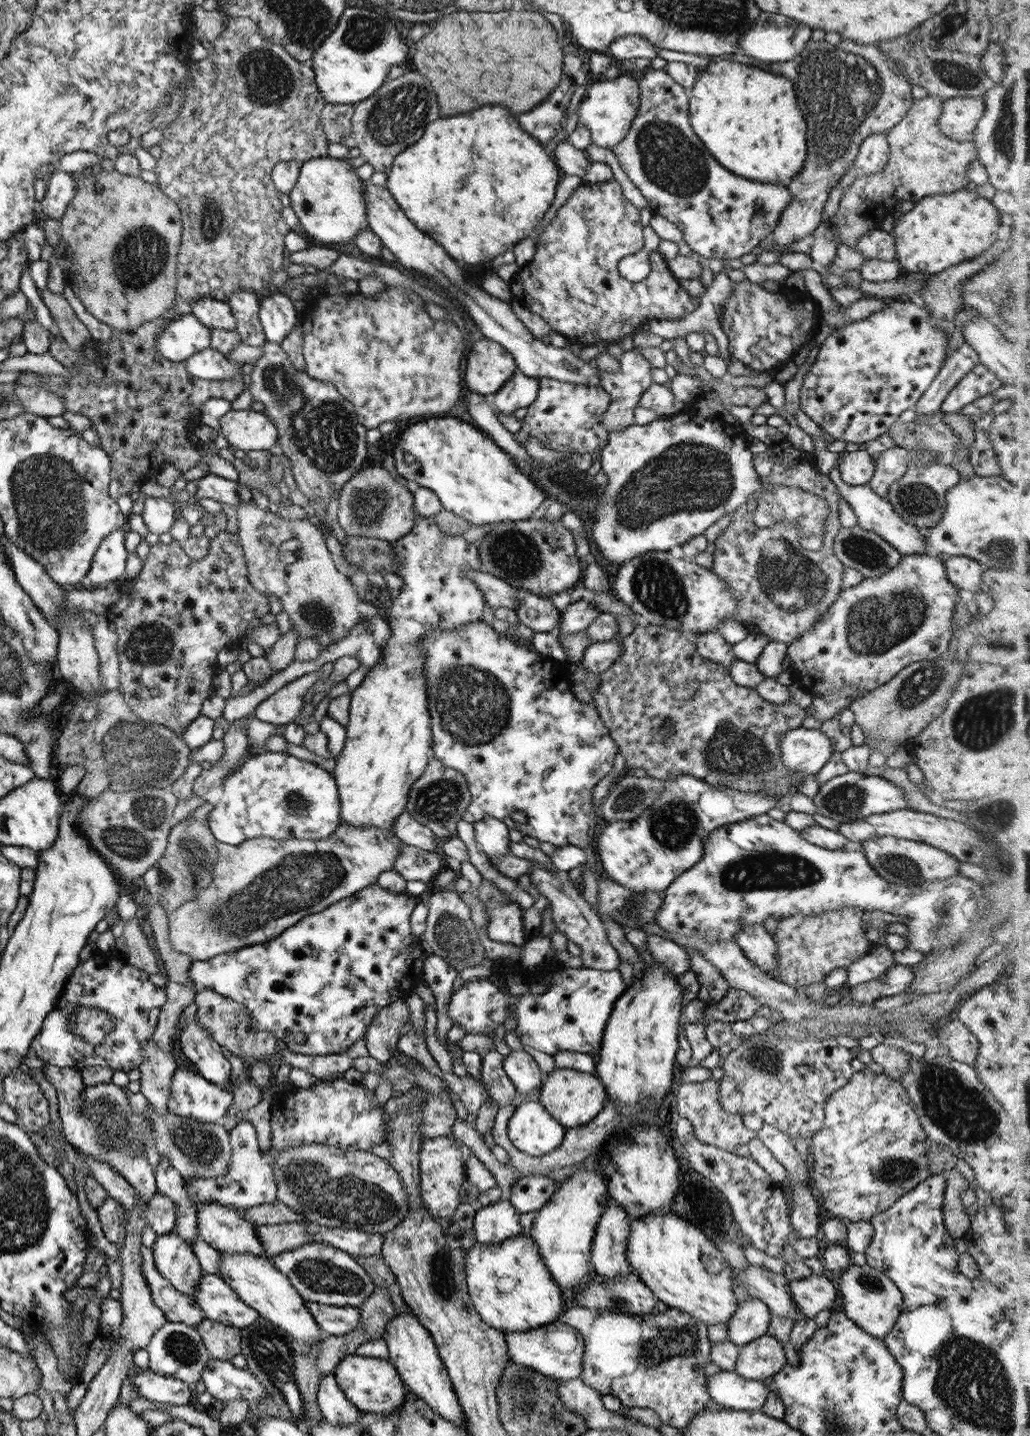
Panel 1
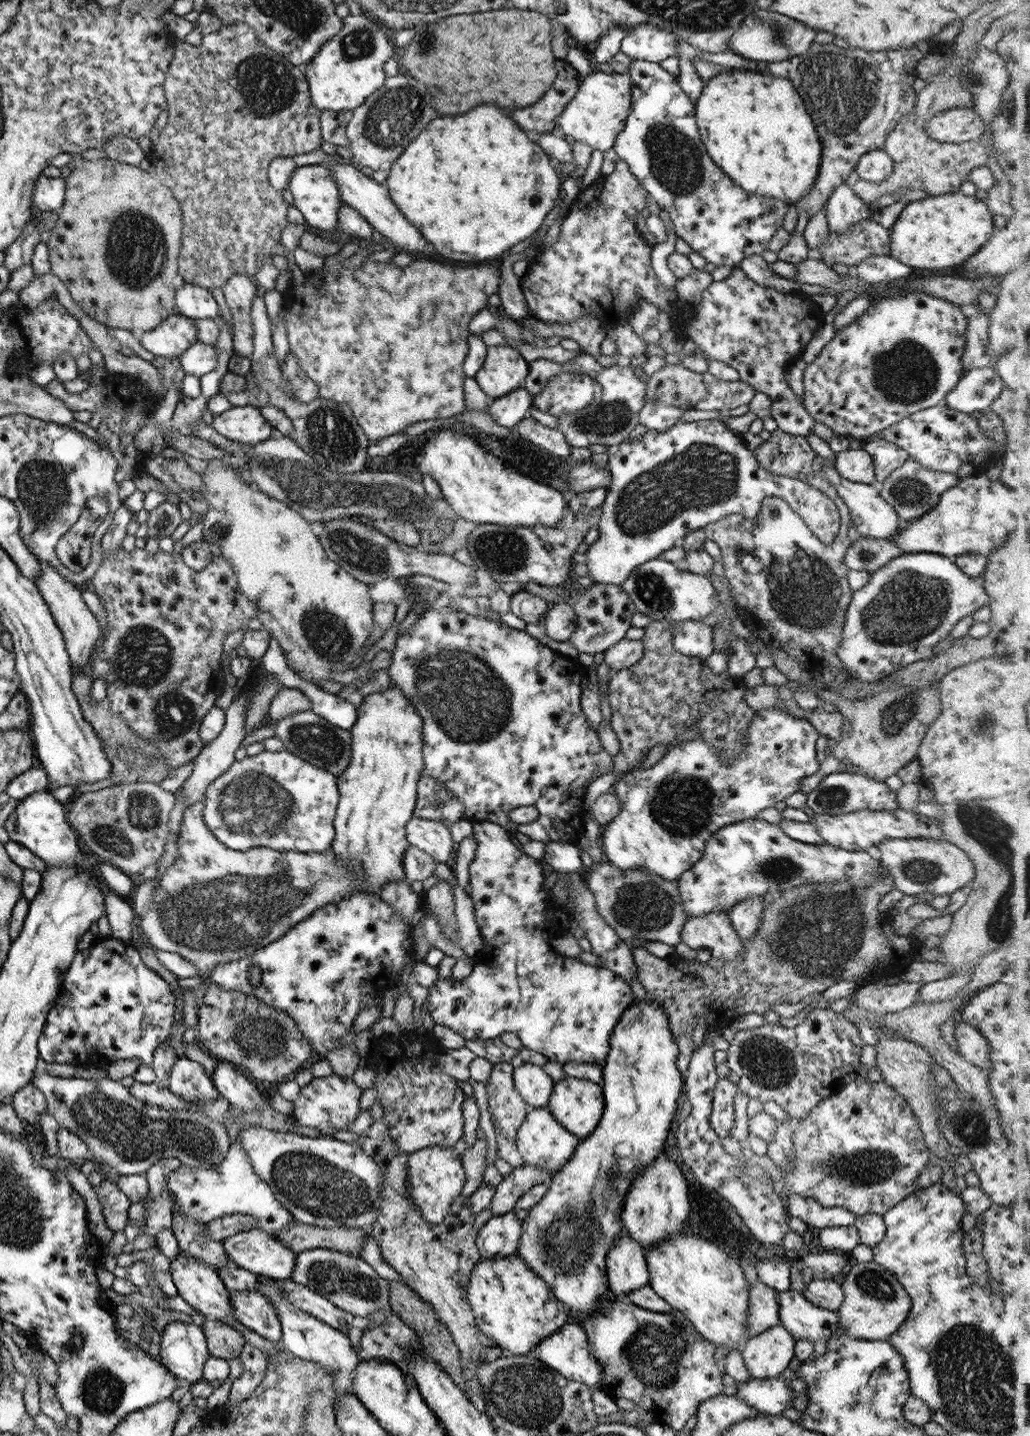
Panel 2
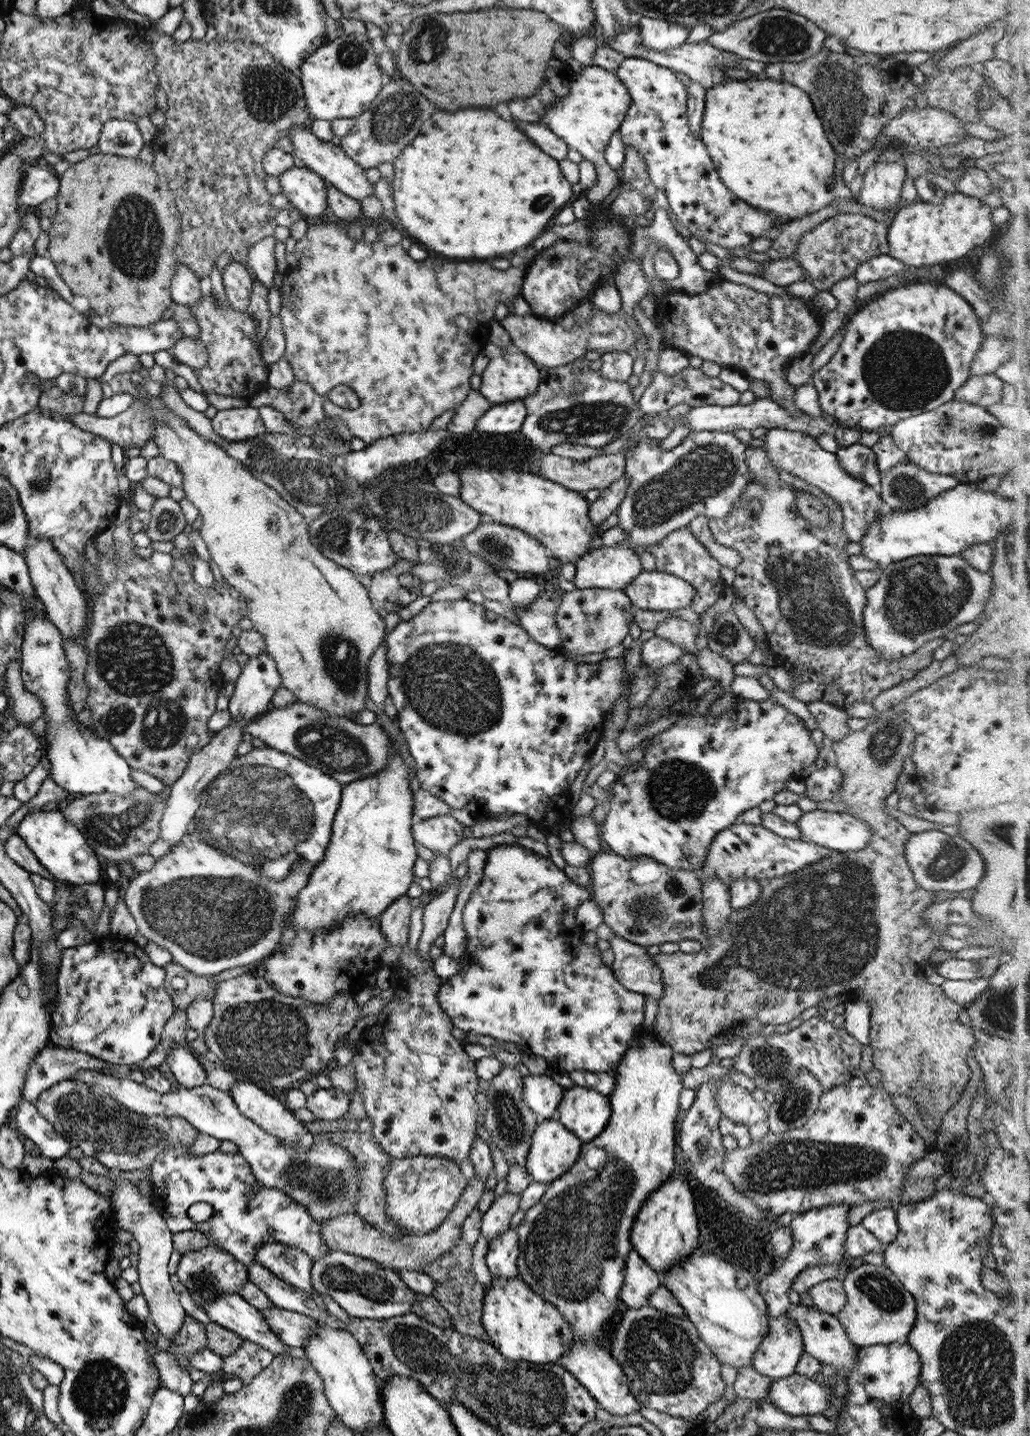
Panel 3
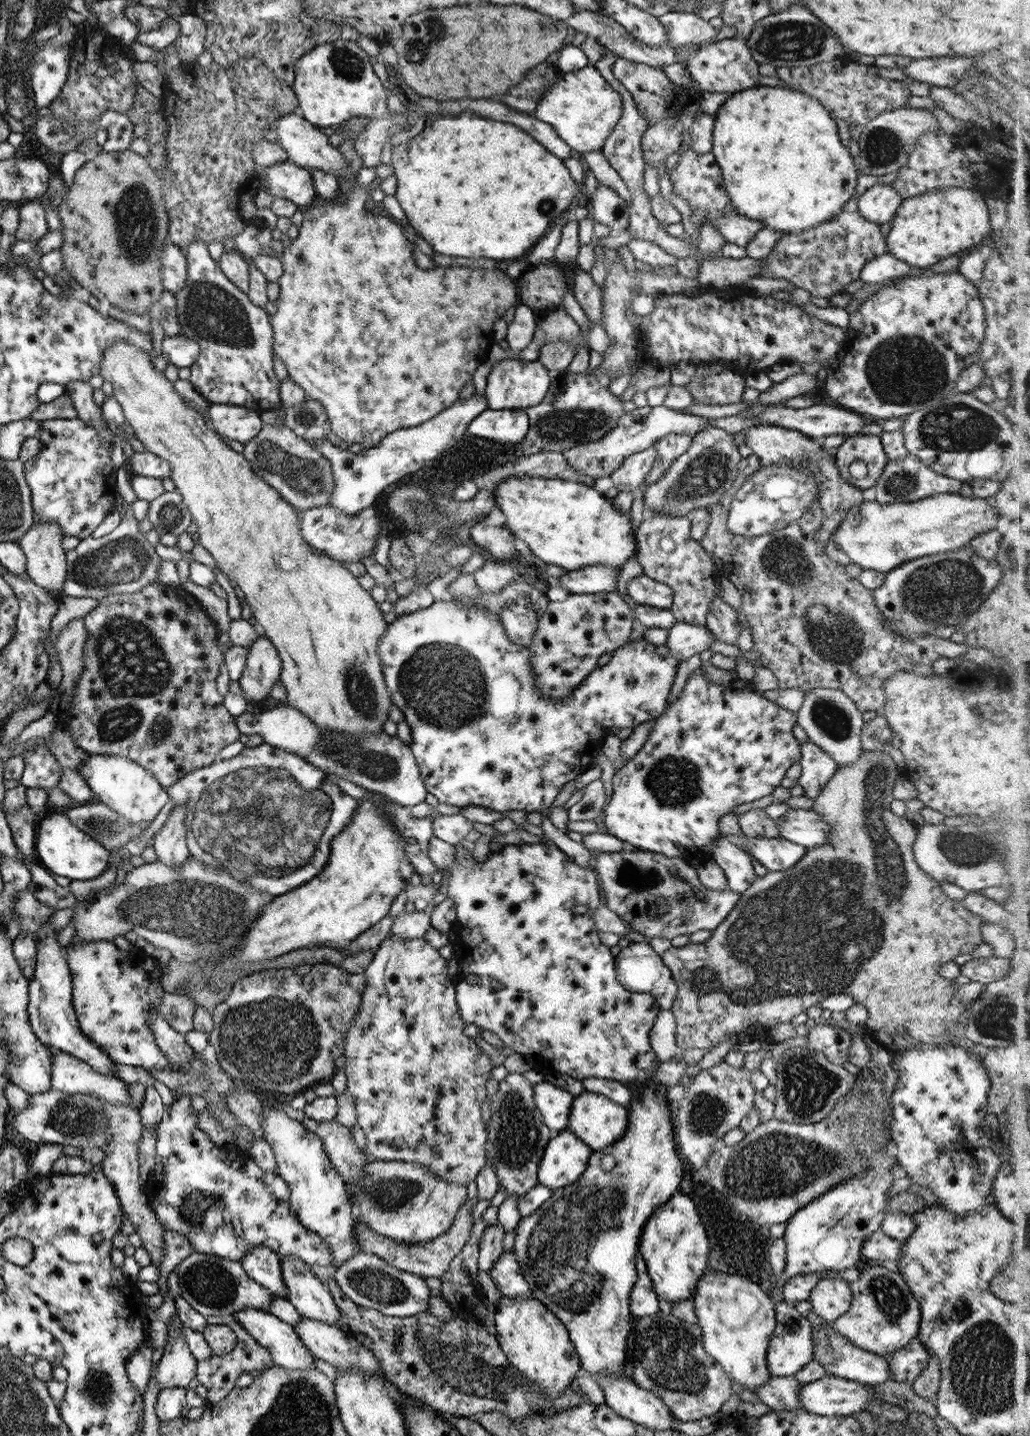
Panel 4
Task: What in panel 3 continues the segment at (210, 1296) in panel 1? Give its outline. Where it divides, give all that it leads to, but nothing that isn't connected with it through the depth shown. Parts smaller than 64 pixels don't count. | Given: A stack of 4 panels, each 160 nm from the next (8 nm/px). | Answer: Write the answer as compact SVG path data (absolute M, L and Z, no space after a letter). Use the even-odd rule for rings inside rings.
M279 1307L259 1310L270 1331L287 1347L302 1347L321 1321Z

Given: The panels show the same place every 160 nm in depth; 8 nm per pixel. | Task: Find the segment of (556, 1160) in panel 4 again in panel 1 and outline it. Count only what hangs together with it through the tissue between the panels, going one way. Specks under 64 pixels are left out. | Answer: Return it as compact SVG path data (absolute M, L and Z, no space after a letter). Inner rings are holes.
M538 1100L519 1104L507 1120L507 1139L516 1150L531 1157L555 1150L563 1142L565 1131Z

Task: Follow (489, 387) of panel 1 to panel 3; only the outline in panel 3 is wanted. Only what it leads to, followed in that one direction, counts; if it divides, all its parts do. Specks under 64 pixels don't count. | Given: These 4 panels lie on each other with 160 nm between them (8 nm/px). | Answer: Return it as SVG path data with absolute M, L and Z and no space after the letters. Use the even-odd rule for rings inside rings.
M496 345L485 346L485 356L489 358L488 364L480 374L478 391L489 402L490 406L497 406L503 402L523 400L527 395L533 394L539 384L538 366L523 353L515 350L503 350Z

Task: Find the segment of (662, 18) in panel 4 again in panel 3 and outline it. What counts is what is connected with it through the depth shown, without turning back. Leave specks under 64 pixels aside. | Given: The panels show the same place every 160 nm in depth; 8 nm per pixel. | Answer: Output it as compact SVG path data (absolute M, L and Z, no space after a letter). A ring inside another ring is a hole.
M773 8L744 19L737 19L725 30L709 35L705 41L720 51L735 53L737 58L758 60L768 65L805 60L823 48L821 42L826 36L828 34L803 16L781 8ZM645 16L639 17L635 26L638 28L642 46L661 51L684 46L690 29L685 22L677 24Z

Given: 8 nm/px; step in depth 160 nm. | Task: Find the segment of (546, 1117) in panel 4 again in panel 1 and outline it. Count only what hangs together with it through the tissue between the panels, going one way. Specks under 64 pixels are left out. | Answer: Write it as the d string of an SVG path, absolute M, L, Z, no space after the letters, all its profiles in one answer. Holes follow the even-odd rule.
M510 1050L507 1056L502 1057L502 1069L507 1078L511 1080L516 1093L519 1094L534 1093L537 1088L541 1088L545 1077L537 1068L535 1059L525 1053L525 1051Z

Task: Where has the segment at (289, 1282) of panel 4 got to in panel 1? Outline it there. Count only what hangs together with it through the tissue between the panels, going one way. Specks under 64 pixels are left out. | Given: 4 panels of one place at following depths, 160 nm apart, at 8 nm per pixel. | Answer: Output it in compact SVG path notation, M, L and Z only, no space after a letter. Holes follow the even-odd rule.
M199 1201L193 1205L197 1215L198 1237L203 1242L217 1250L272 1258L264 1256L254 1226L243 1222L238 1211L213 1201Z

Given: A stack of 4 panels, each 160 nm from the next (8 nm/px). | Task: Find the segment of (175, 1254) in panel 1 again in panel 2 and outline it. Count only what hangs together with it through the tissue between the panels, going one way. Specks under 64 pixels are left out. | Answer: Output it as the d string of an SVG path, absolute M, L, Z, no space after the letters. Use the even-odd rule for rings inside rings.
M177 1252L173 1260L170 1260L169 1274L176 1288L176 1294L181 1296L195 1311L203 1313L207 1316L205 1317L207 1319L215 1321L221 1319L223 1323L225 1323L225 1318L231 1320L232 1312L230 1311L228 1291L221 1280L219 1280L217 1273L203 1261L198 1261L193 1257Z

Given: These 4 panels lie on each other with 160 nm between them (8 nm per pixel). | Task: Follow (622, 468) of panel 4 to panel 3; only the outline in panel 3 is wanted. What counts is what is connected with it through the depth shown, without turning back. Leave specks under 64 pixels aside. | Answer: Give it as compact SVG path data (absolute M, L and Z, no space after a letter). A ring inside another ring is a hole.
M624 474L615 479L607 488L600 490L599 496L587 507L587 516L592 524L601 524L621 502L628 485L628 478Z

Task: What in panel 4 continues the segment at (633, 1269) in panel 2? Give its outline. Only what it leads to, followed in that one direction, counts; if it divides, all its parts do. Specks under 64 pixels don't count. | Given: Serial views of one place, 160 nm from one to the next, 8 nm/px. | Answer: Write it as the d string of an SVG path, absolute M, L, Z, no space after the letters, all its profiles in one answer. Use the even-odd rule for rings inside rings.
M637 1254L634 1260L636 1270L636 1281L633 1283L629 1293L629 1310L633 1317L644 1317L654 1315L663 1309L661 1300L652 1289L649 1275L642 1256Z

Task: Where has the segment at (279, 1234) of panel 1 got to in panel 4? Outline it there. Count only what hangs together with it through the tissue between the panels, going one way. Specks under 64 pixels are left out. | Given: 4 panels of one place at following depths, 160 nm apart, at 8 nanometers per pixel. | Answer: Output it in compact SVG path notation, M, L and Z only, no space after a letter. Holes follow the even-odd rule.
M477 1197L466 1199L460 1206L461 1208L459 1208L451 1228L442 1232L438 1237L433 1238L432 1241L415 1243L414 1245L398 1243L377 1234L373 1230L369 1230L367 1226L363 1226L361 1222L357 1221L355 1221L355 1226L353 1226L352 1237L358 1246L358 1250L378 1256L397 1270L407 1271L423 1278L439 1278L448 1269L449 1262L453 1260L453 1257L460 1252L463 1245L467 1242L469 1231L472 1227L471 1222L469 1222L469 1213L471 1213L471 1209L473 1209L473 1205L477 1201Z

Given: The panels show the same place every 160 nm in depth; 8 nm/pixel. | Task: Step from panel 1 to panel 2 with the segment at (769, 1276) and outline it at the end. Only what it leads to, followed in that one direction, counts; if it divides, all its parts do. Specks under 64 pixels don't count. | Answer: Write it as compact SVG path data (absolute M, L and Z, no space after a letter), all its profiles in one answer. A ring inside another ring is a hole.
M794 1289L776 1291L778 1300L778 1324L795 1339L814 1343L819 1339L828 1341L837 1328L838 1314L813 1306Z

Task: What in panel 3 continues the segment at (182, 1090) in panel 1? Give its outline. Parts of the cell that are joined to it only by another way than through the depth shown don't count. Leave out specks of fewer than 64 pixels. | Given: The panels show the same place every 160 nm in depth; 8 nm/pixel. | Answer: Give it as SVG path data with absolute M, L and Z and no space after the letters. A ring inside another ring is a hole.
M174 1044L166 1054L164 1062L169 1065L173 1079L182 1089L193 1089L206 1083L206 1074L189 1045Z

